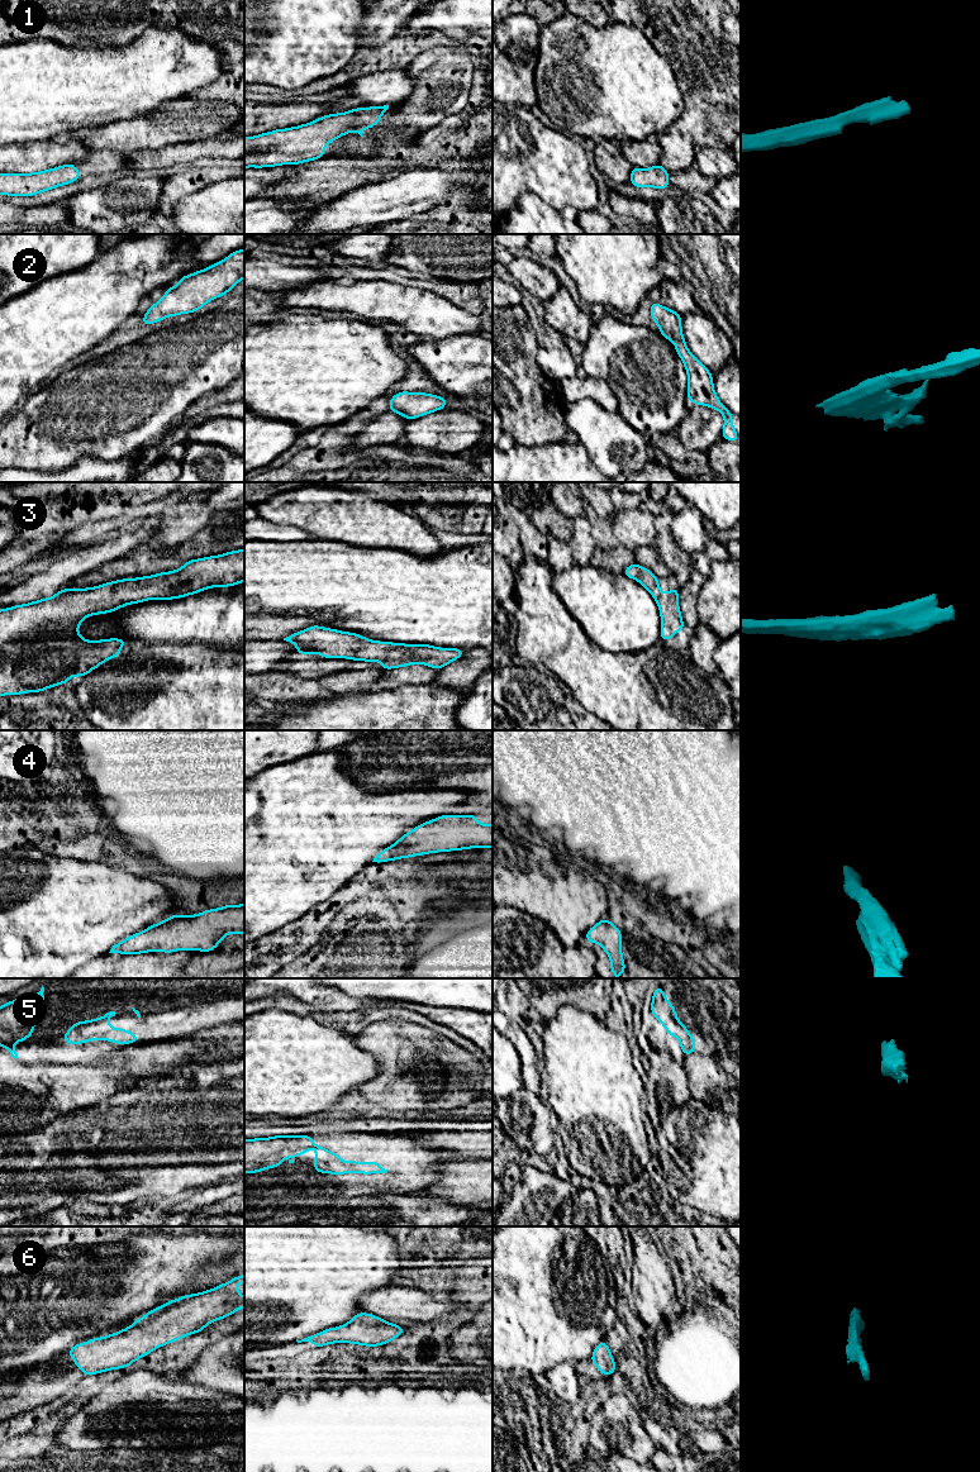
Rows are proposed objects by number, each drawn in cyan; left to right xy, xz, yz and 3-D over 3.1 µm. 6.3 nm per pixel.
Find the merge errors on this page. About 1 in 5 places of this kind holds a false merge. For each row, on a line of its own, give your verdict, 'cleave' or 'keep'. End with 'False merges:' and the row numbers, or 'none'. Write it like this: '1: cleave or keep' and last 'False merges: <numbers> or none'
1: keep
2: keep
3: keep
4: keep
5: keep
6: keep
False merges: none

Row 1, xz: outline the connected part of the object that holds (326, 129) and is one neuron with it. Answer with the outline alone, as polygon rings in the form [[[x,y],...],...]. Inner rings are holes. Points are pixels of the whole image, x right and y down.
[[[389,105],[357,108],[347,113],[329,114],[311,123],[287,129],[276,129],[273,132],[262,133],[254,137],[244,138],[244,168],[247,167],[273,167],[280,165],[298,165],[319,159],[324,157],[324,148],[328,143],[334,142],[337,138],[357,132],[361,137],[365,128],[375,127],[382,114],[389,109]]]

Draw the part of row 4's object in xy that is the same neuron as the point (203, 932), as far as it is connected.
[[[227,904],[196,915],[171,915],[113,945],[109,953],[210,952],[229,933],[244,934],[244,904]]]

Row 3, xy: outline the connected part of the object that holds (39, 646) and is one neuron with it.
[[[244,548],[219,556],[190,559],[176,571],[161,572],[153,576],[143,576],[138,578],[123,578],[89,589],[62,589],[48,599],[0,609],[0,696],[39,692],[48,690],[52,686],[63,685],[75,675],[85,677],[101,663],[119,656],[122,647],[128,643],[127,640],[111,638],[90,642],[79,634],[77,628],[87,616],[111,613],[125,605],[138,604],[146,600],[180,599],[210,587],[234,586],[243,581]]]

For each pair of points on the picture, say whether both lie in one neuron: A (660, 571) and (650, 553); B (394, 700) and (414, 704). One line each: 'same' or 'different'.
A: same
B: same

